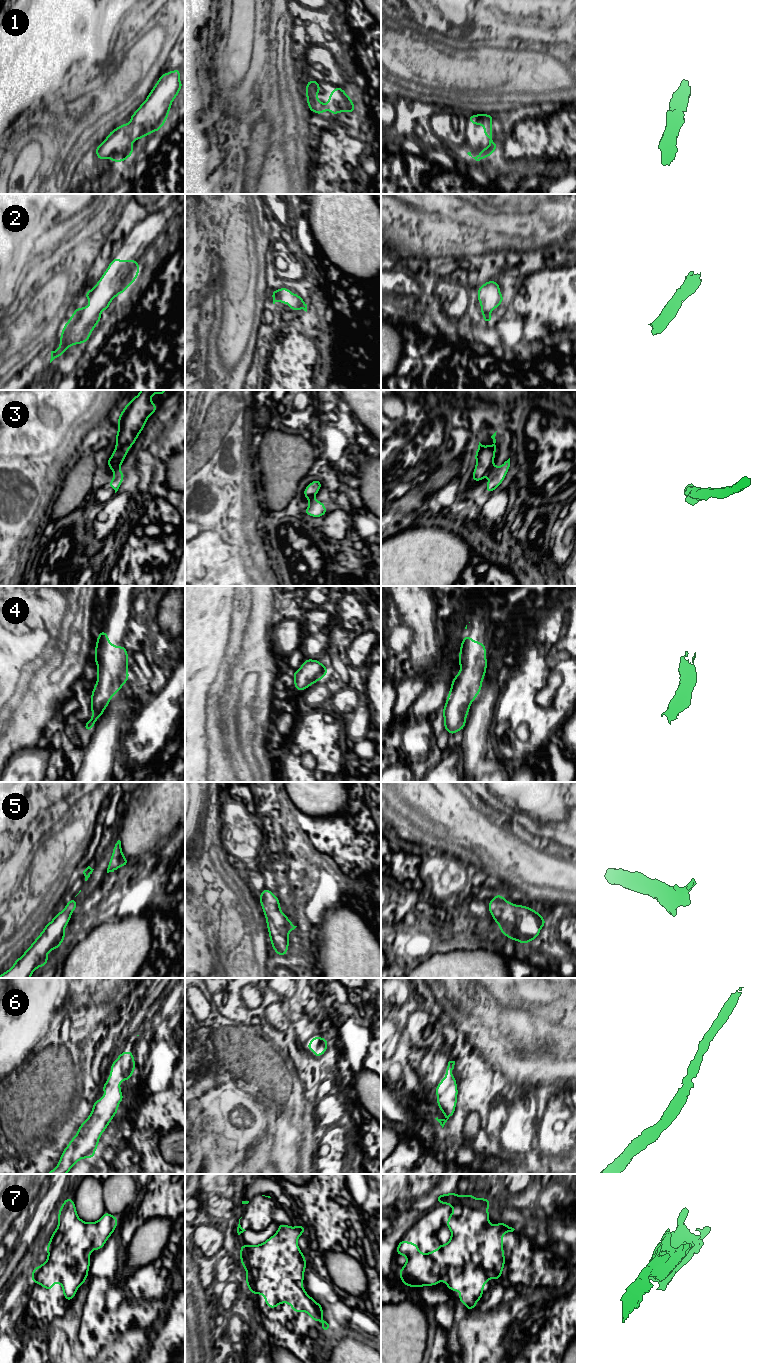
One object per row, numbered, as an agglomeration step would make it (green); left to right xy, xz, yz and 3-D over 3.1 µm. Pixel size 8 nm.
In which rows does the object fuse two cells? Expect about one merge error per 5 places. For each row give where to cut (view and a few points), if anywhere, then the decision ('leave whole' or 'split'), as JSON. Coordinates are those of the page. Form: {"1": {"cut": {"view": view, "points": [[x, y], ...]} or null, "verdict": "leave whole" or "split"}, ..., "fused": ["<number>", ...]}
{"1": {"cut": null, "verdict": "leave whole"}, "2": {"cut": null, "verdict": "leave whole"}, "3": {"cut": {"view": "yz", "points": [[493, 466], [488, 473]]}, "verdict": "split"}, "4": {"cut": null, "verdict": "leave whole"}, "5": {"cut": null, "verdict": "leave whole"}, "6": {"cut": null, "verdict": "leave whole"}, "7": {"cut": null, "verdict": "leave whole"}, "fused": ["3"]}

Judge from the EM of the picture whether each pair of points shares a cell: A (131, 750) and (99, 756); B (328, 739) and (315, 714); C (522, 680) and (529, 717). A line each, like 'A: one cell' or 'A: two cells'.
A: two cells
B: one cell
C: one cell

